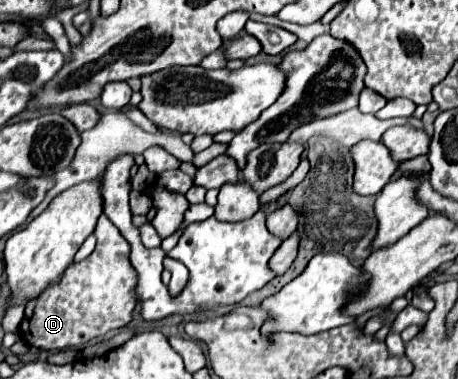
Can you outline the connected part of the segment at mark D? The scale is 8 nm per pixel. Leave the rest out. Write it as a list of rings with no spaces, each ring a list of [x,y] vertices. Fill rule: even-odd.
[[[107,215],[99,217],[93,235],[97,237],[95,251],[87,259],[71,263],[55,287],[49,287],[35,303],[27,305],[25,321],[21,325],[25,343],[47,351],[65,349],[89,343],[131,321],[135,309],[135,297],[131,295],[131,287],[135,287],[135,269],[129,261],[131,245]]]

